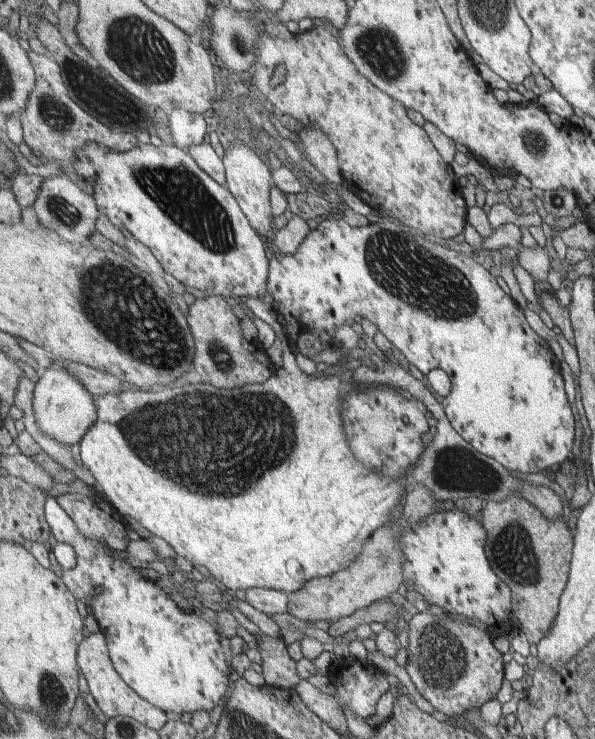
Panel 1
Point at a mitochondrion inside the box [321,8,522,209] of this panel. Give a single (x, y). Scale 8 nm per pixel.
(380, 49)

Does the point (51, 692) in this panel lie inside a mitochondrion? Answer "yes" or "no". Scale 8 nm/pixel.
yes

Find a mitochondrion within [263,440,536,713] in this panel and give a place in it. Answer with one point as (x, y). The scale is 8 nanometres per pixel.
(441, 661)

